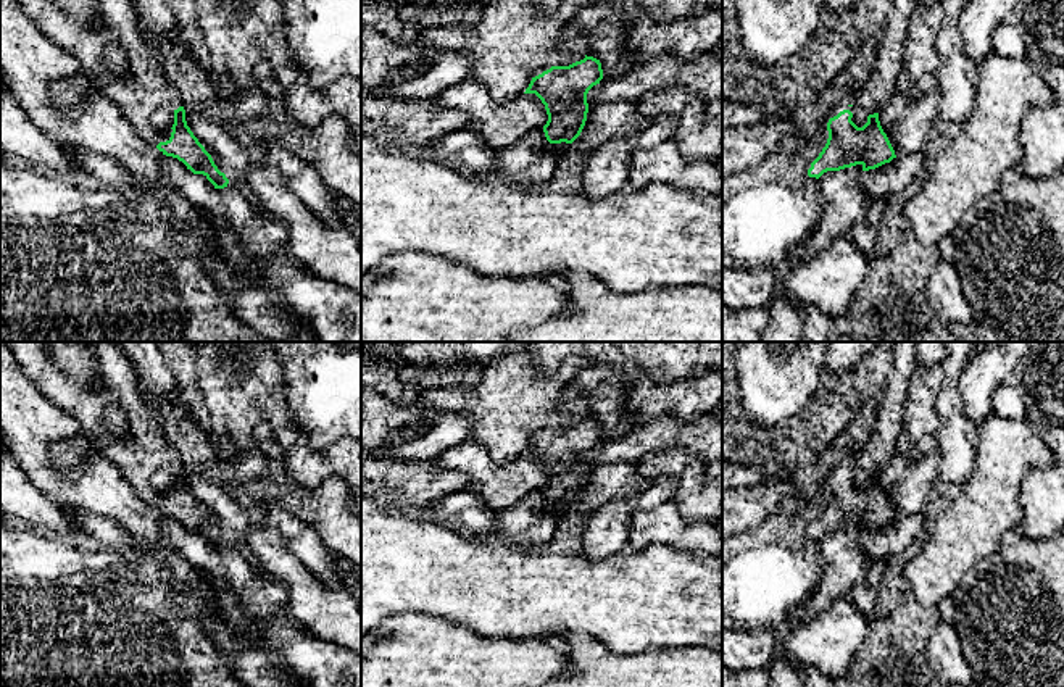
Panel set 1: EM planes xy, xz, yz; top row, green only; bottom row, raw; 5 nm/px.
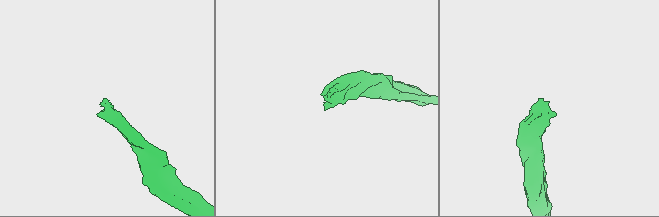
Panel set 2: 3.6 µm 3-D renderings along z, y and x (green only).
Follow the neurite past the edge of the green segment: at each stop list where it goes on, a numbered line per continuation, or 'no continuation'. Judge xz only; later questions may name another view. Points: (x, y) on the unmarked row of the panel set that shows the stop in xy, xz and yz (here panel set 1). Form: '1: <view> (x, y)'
no continuation

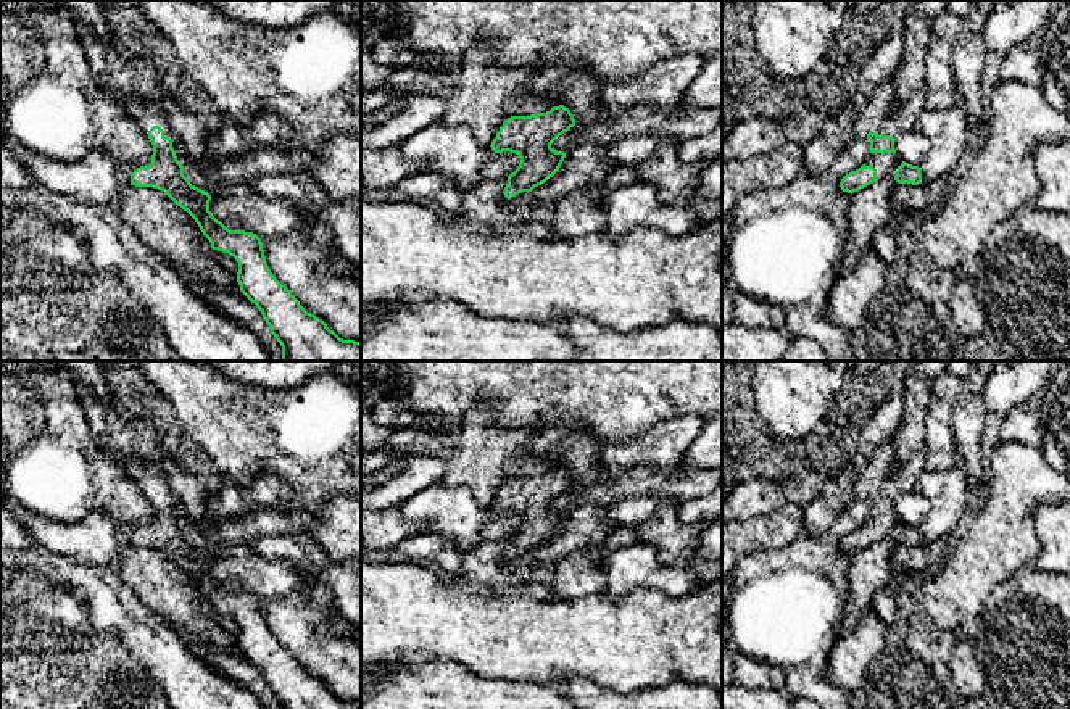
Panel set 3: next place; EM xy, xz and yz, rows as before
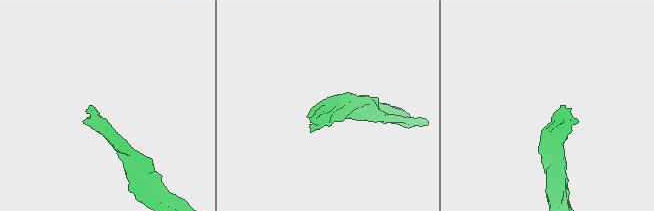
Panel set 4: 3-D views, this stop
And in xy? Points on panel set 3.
1: xy (149, 474)

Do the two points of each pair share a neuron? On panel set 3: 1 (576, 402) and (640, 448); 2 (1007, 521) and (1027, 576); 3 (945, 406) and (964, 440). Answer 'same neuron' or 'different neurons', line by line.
1: different neurons
2: different neurons
3: different neurons

